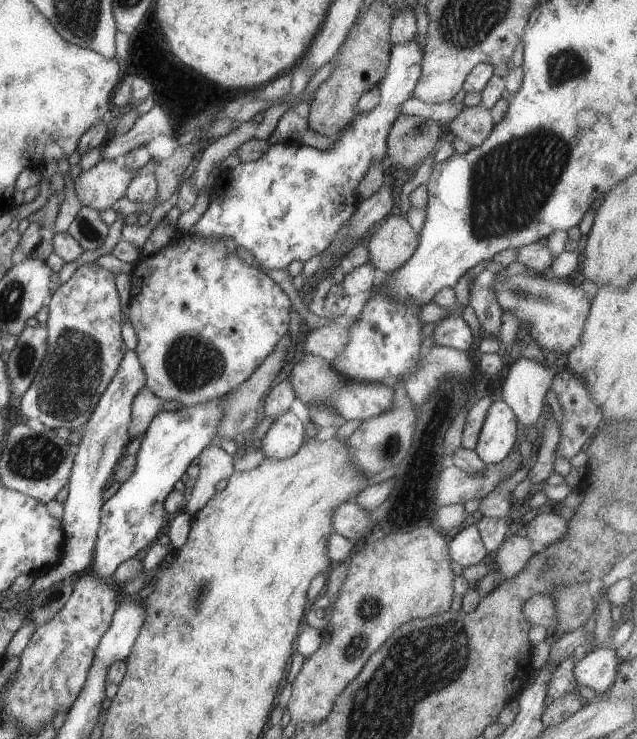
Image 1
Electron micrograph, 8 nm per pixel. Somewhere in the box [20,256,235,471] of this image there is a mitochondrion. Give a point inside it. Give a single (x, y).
(70, 377)

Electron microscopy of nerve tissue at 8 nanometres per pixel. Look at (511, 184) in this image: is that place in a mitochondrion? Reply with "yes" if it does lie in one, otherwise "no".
yes

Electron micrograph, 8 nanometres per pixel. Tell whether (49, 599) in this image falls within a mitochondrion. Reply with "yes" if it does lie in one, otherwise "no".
yes

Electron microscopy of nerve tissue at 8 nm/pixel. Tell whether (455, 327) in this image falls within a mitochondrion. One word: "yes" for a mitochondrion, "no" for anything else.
no

